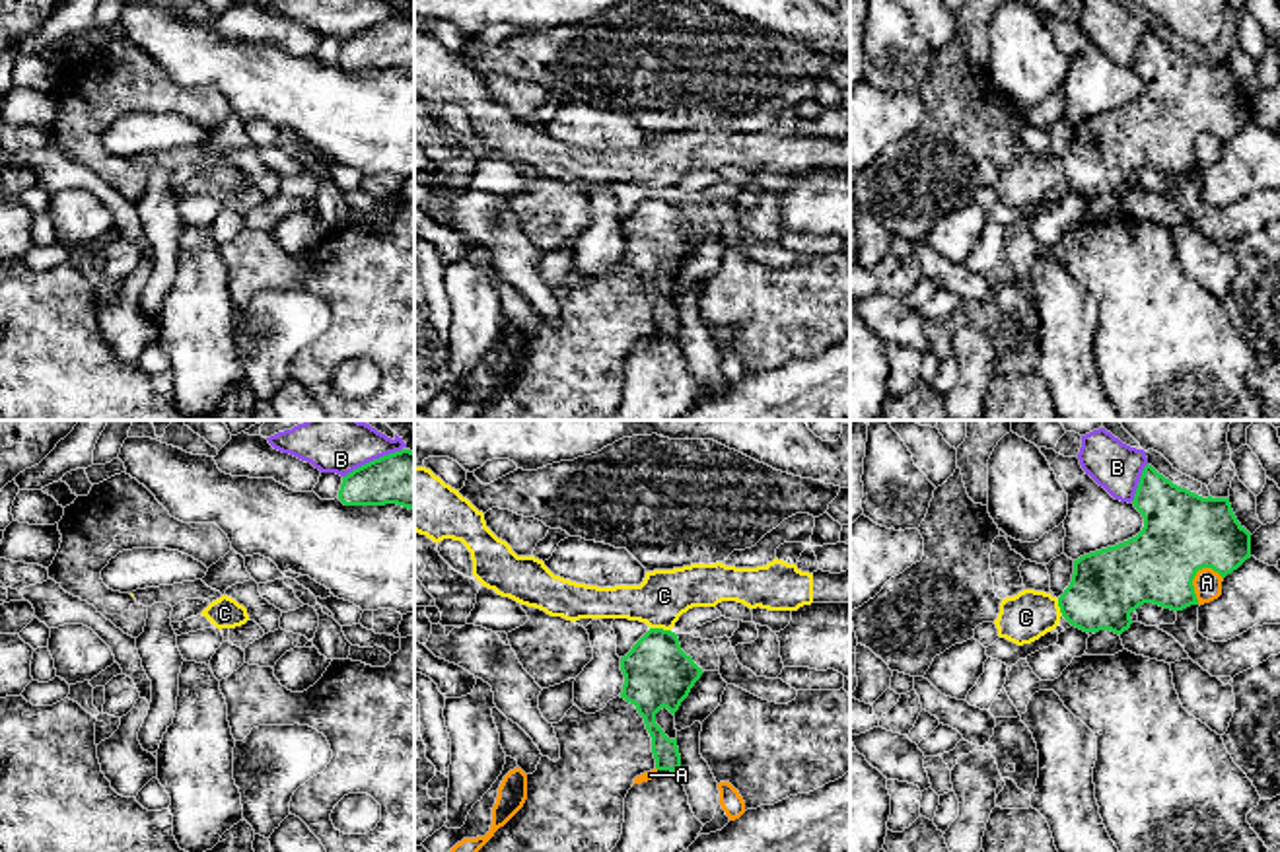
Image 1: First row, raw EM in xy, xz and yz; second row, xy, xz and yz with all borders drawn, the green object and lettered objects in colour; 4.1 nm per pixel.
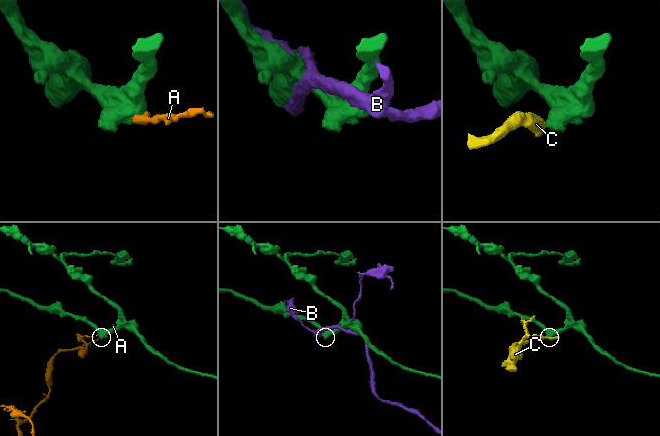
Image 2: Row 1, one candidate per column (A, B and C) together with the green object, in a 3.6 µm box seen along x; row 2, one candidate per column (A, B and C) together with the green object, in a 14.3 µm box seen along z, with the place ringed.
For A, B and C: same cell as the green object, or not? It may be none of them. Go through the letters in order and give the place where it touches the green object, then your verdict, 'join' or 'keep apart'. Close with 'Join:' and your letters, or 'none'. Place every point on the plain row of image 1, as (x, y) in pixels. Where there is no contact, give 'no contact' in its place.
A: meets green in yz at (1191, 146); keep apart
B: meets green in xy at (374, 24); keep apart
C: meets green in xz at (660, 193); keep apart
Join: none

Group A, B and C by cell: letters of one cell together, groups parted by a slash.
A / B / C

